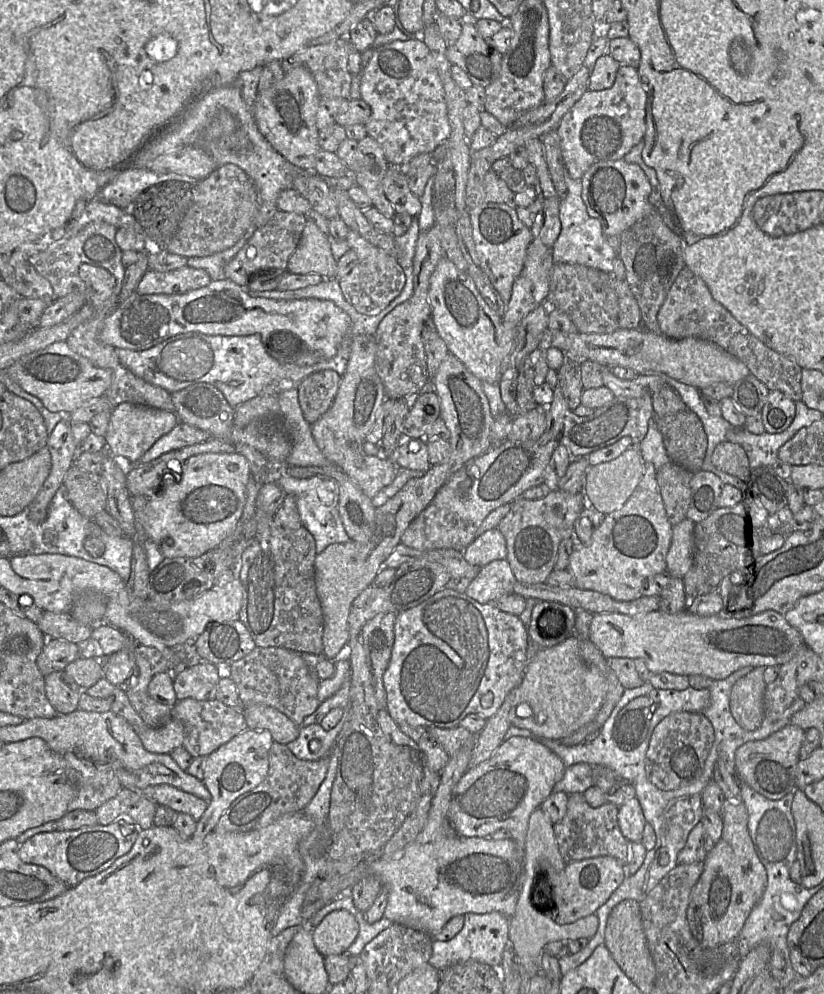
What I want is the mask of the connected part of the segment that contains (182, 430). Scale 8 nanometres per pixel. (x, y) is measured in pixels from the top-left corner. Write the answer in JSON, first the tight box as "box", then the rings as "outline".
{"box":[137,422,211,464],"outline":[[[179,422],[169,433],[159,438],[152,447],[142,455],[137,464],[151,462],[165,453],[199,444],[211,438],[208,432],[192,425]]]}

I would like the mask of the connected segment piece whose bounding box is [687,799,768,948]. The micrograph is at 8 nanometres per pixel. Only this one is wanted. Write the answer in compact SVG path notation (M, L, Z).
M726 799L722 807L722 819L722 836L707 853L704 870L692 891L687 910L692 934L707 948L715 948L738 939L768 882L767 870L756 854L749 834L749 817L745 804Z

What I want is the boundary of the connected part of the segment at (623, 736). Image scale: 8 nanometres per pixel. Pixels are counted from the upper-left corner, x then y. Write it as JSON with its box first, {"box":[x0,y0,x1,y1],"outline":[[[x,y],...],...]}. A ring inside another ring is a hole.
{"box":[613,696,656,751],"outline":[[[649,696],[633,699],[618,714],[613,738],[625,751],[636,749],[646,738],[656,705]]]}

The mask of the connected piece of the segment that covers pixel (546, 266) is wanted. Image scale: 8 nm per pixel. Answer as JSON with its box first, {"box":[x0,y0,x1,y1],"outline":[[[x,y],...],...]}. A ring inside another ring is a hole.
{"box":[504,239,553,326],"outline":[[[532,239],[523,269],[514,281],[511,298],[506,303],[504,322],[518,326],[531,311],[546,301],[553,264],[552,251],[539,240]]]}

